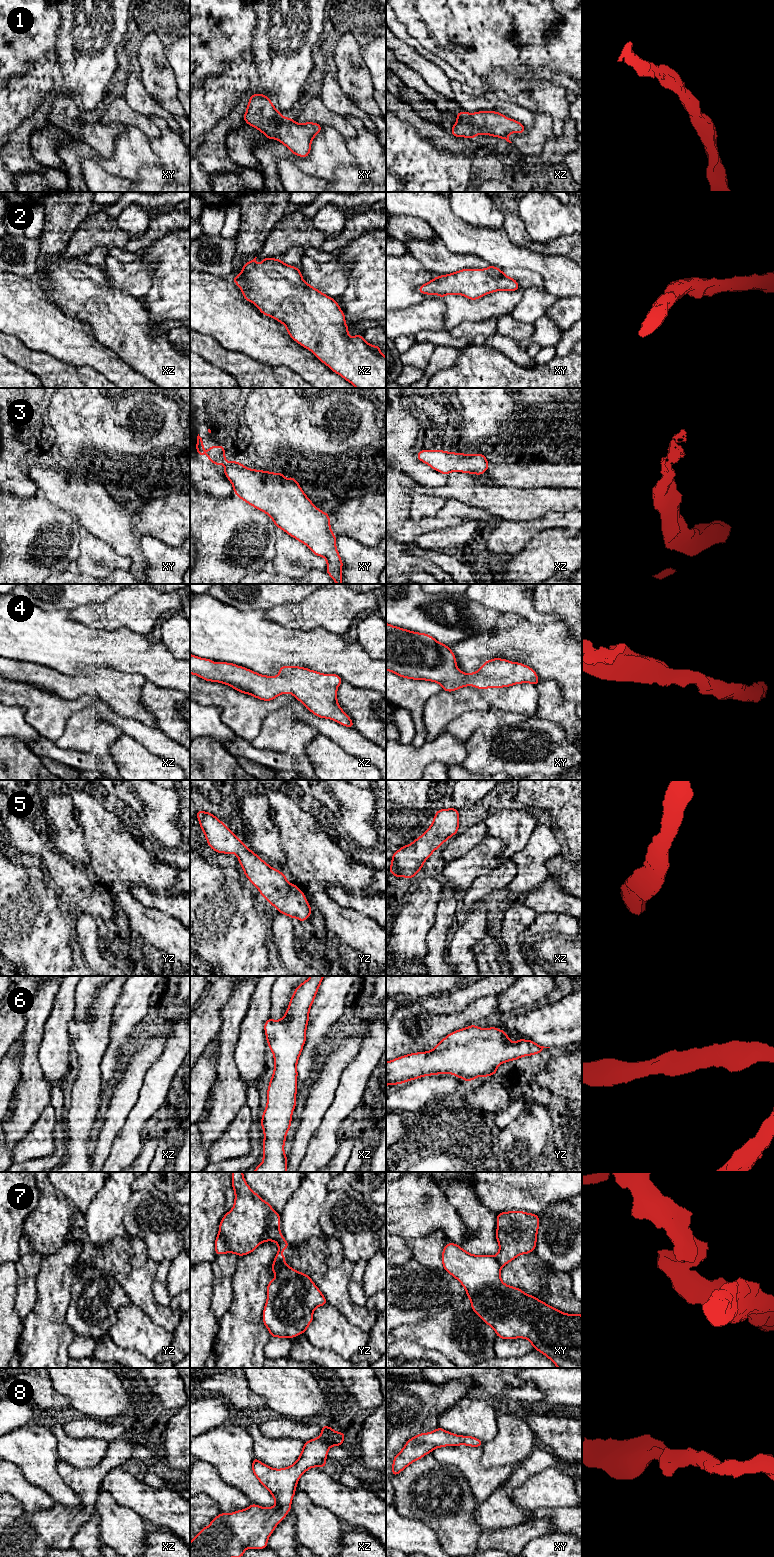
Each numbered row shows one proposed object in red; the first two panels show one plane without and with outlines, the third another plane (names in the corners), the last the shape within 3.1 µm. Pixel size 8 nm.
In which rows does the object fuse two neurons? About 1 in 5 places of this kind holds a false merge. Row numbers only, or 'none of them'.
7

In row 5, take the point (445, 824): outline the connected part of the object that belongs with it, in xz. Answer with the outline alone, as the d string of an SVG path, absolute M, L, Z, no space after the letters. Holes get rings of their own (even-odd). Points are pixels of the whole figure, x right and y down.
M455 808L440 809L435 813L432 825L425 833L396 851L389 866L395 877L412 879L422 869L424 862L451 836L457 834L459 812Z

